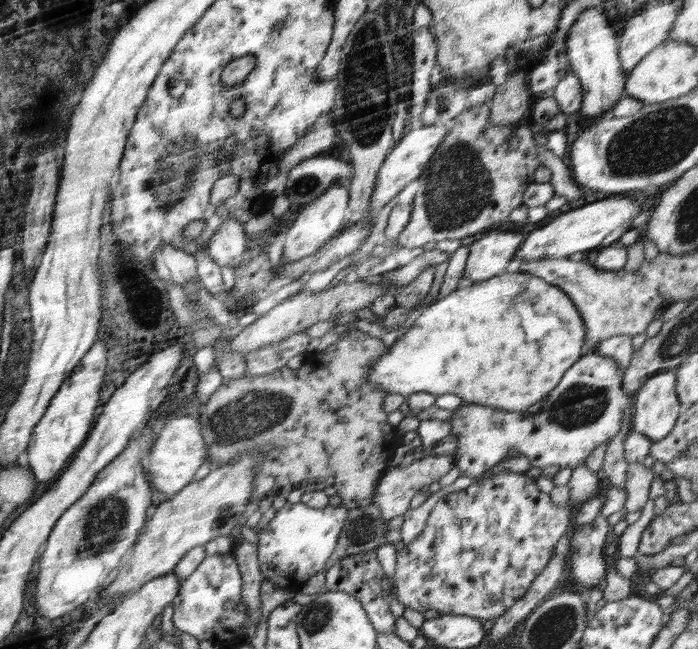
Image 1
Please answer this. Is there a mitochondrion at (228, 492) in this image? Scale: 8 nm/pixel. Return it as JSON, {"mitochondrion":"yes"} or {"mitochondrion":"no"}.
{"mitochondrion":"no"}

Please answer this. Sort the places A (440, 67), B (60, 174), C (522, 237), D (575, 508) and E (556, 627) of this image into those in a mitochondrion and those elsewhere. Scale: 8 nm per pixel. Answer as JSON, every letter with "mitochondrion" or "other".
{"A":"other","B":"other","C":"other","D":"other","E":"mitochondrion"}

